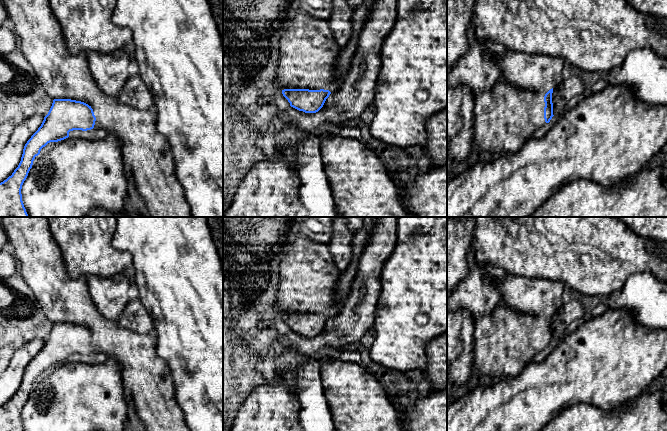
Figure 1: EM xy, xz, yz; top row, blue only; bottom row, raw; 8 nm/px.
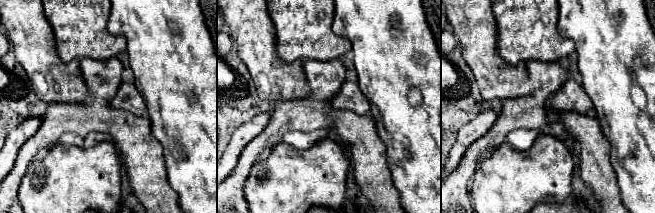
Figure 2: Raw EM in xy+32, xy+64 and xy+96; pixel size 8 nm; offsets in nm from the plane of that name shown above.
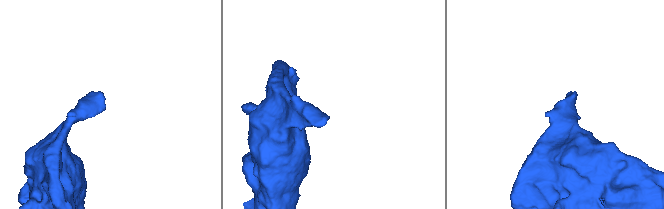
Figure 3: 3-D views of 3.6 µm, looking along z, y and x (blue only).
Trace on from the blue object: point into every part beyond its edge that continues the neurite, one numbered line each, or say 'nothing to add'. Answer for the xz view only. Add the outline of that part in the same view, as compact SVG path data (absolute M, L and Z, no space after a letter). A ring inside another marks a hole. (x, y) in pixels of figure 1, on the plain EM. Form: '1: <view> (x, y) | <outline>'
1: xz (360, 239) | M365 217L364 225L359 232L355 232L353 237L353 258L349 263L348 268L342 272L339 279L336 294L338 297L338 302L333 310L328 314L332 317L340 313L345 300L347 299L351 284L354 279L354 275L357 271L357 266L359 262L360 255L366 246L370 234L372 233L377 217Z

